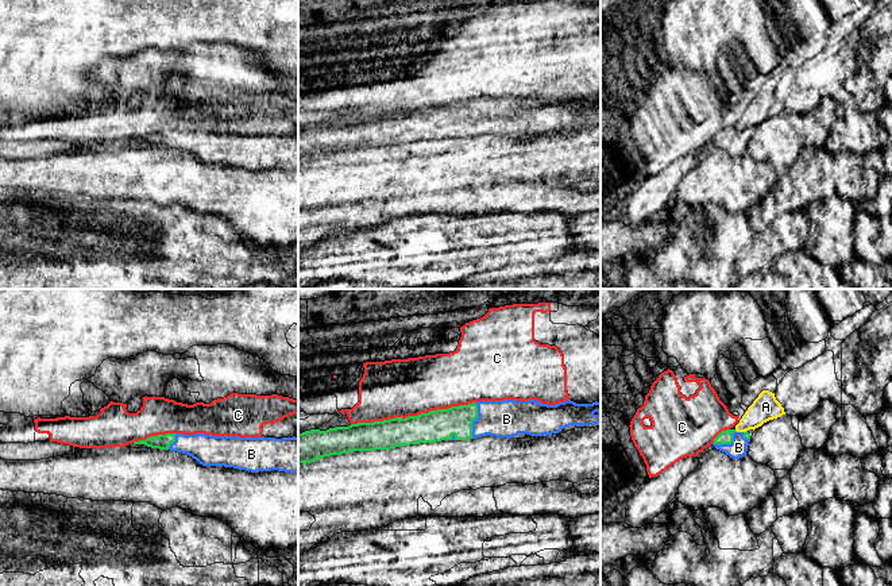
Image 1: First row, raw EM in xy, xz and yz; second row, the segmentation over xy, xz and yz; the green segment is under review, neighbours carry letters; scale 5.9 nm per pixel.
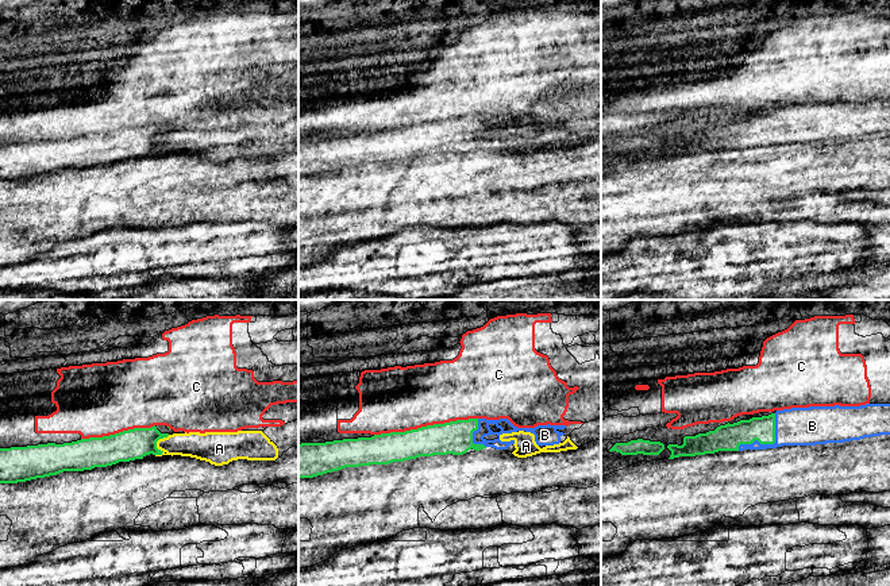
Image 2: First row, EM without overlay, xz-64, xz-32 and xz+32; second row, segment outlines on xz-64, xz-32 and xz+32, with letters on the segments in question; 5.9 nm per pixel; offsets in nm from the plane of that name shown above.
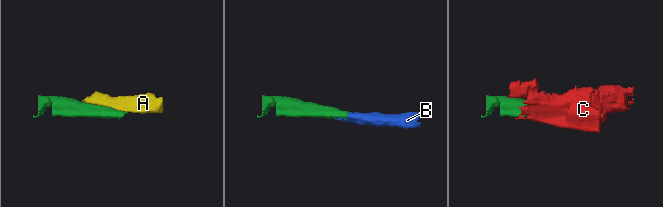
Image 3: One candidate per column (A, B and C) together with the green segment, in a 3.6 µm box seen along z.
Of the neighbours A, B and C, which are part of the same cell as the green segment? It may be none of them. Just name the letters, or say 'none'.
B

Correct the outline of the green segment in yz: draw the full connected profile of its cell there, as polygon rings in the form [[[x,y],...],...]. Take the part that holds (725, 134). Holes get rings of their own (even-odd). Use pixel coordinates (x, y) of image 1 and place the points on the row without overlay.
[[[735,127],[722,128],[715,136],[713,143],[729,153],[733,157],[740,157],[746,153],[750,139],[750,131],[737,130]]]

